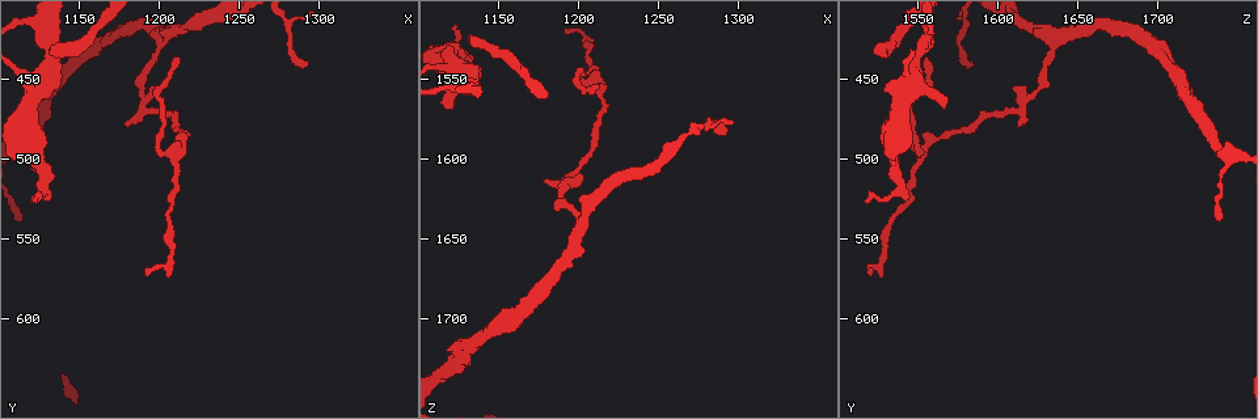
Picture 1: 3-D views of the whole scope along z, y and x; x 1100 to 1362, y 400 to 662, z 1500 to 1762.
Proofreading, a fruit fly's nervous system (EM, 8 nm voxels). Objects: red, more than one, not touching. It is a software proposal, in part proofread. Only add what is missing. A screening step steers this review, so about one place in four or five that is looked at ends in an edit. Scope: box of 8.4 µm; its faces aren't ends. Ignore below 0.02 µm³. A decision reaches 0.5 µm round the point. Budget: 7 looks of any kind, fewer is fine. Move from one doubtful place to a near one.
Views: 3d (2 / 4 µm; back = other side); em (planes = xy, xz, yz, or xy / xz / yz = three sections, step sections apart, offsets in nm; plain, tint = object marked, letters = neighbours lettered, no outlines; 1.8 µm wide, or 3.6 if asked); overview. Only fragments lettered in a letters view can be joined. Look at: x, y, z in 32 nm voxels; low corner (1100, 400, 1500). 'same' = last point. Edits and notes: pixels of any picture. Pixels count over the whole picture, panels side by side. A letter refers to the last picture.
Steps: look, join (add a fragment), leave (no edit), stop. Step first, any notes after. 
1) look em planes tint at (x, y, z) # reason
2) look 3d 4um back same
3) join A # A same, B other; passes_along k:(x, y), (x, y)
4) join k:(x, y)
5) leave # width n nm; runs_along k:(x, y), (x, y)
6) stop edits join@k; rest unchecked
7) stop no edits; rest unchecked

look 3d 2um back at (1122, 466, 1566) # an open end

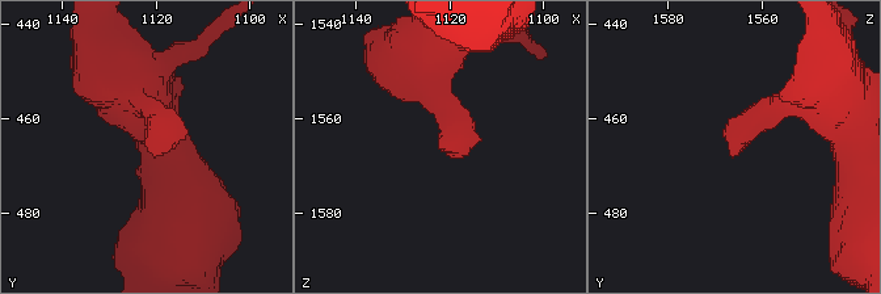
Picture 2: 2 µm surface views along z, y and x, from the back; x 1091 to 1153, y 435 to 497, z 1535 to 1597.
look em planes letters at (1122, 467, 1566) # now the EM

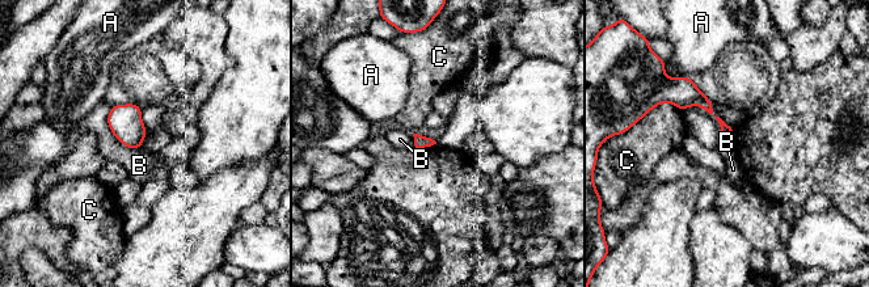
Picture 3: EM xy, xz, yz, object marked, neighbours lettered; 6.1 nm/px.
leave # A other, B other, C other; no lettered fragment goes on from it

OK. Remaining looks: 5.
look em planes letters at (1132, 434, 1522) # branch stops here

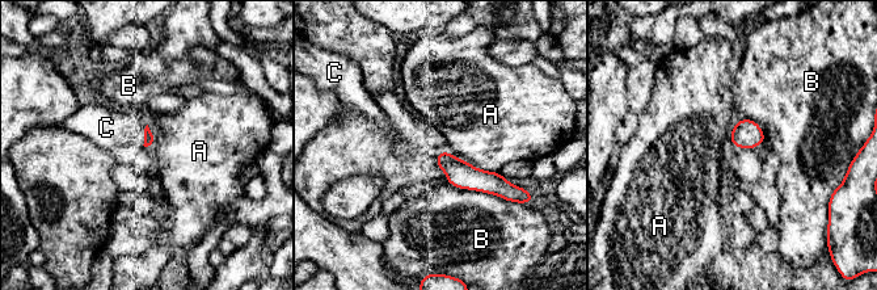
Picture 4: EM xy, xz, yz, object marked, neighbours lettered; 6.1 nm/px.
join C # A other, B other, C same; it goes on there

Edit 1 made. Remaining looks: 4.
look em planes letters at (1212, 496, 1550)

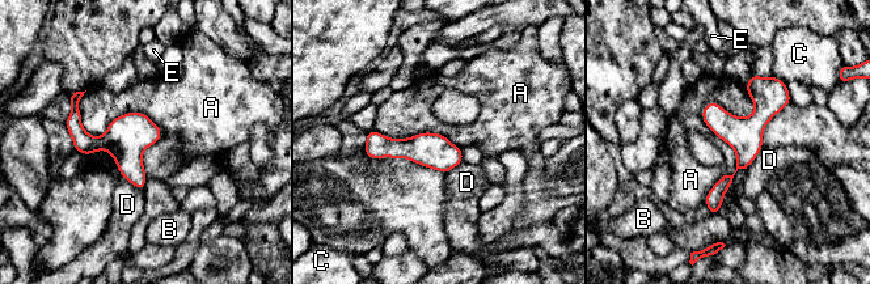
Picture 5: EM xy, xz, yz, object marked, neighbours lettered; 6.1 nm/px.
leave # width 220 nm; A other, B other, C other, D other, E other; border 5:(746, 87), (704, 200); no lettered fragment goes on from it

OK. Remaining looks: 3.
stop edits join@4; rest unchecked

